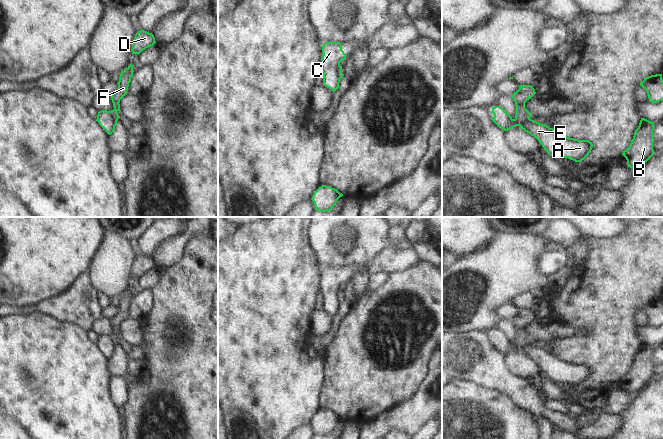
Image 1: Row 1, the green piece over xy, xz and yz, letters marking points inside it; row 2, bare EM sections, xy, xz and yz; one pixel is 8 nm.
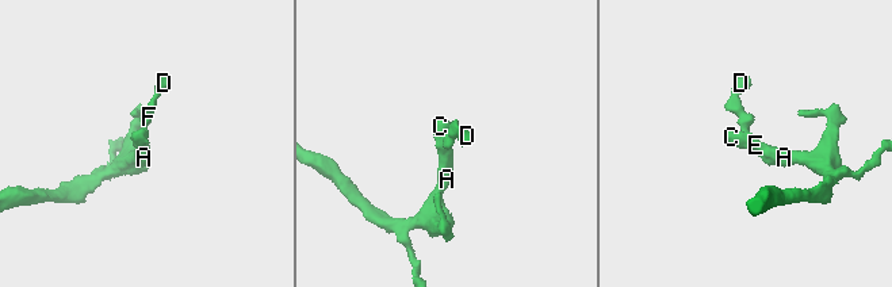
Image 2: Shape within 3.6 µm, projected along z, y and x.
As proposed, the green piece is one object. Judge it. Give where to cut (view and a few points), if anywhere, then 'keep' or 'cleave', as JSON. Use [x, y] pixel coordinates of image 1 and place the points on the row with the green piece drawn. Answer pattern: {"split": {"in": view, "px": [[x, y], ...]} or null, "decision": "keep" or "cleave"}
{"split": {"in": "yz", "px": [[529, 118], [526, 118], [519, 124], [514, 124]]}, "decision": "cleave"}

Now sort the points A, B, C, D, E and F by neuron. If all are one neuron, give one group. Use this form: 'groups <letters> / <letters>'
groups A B C E / D F

